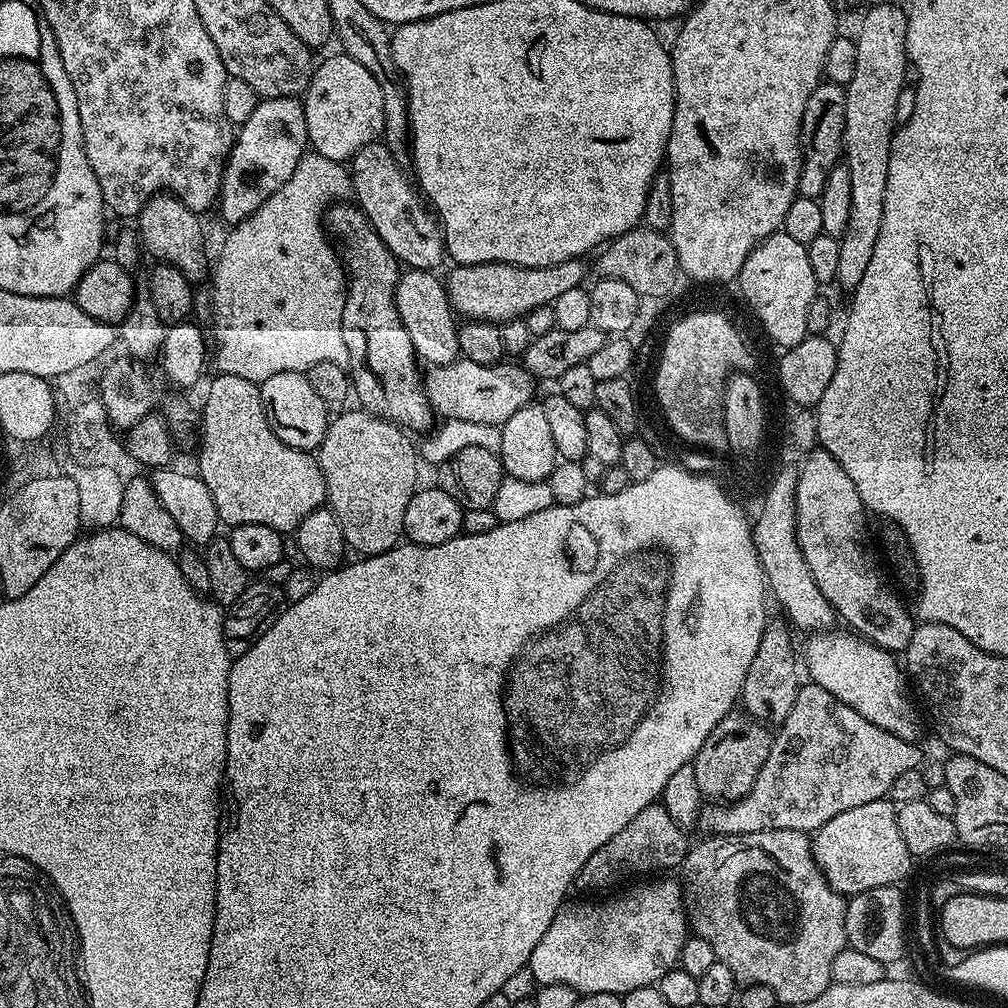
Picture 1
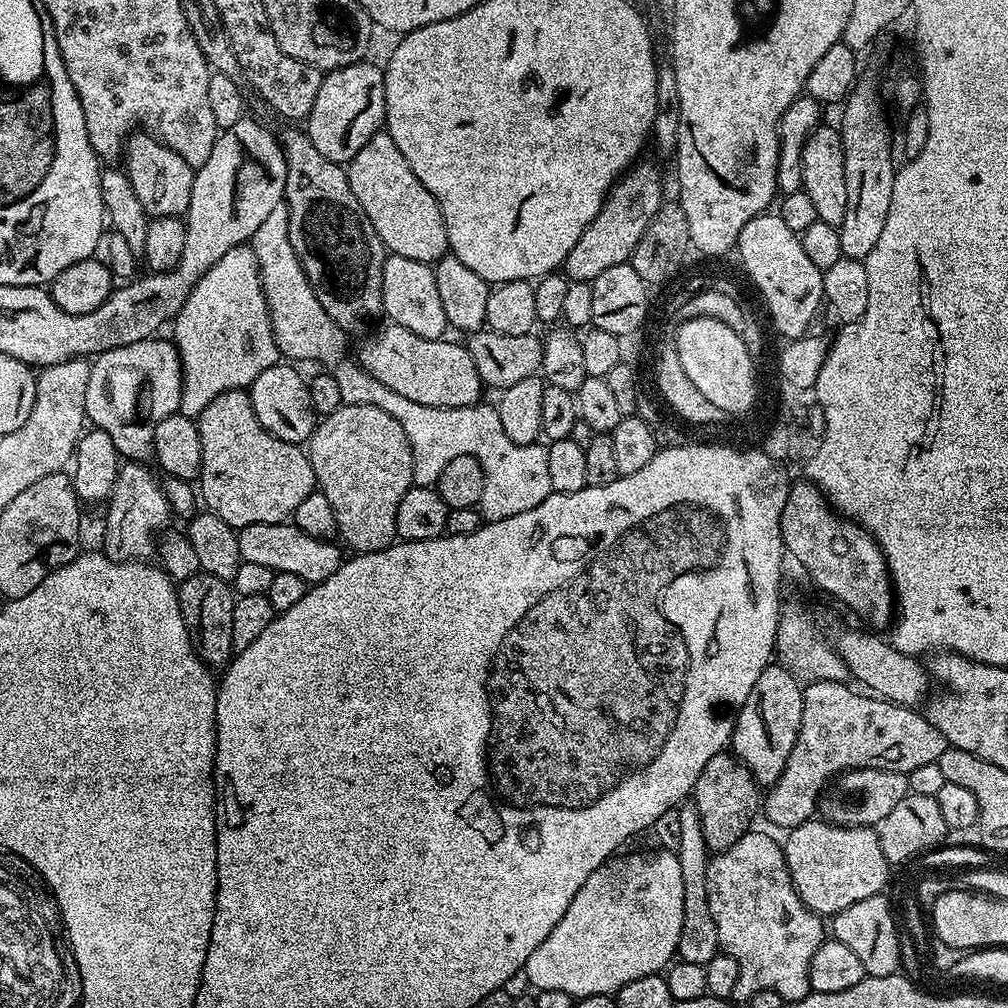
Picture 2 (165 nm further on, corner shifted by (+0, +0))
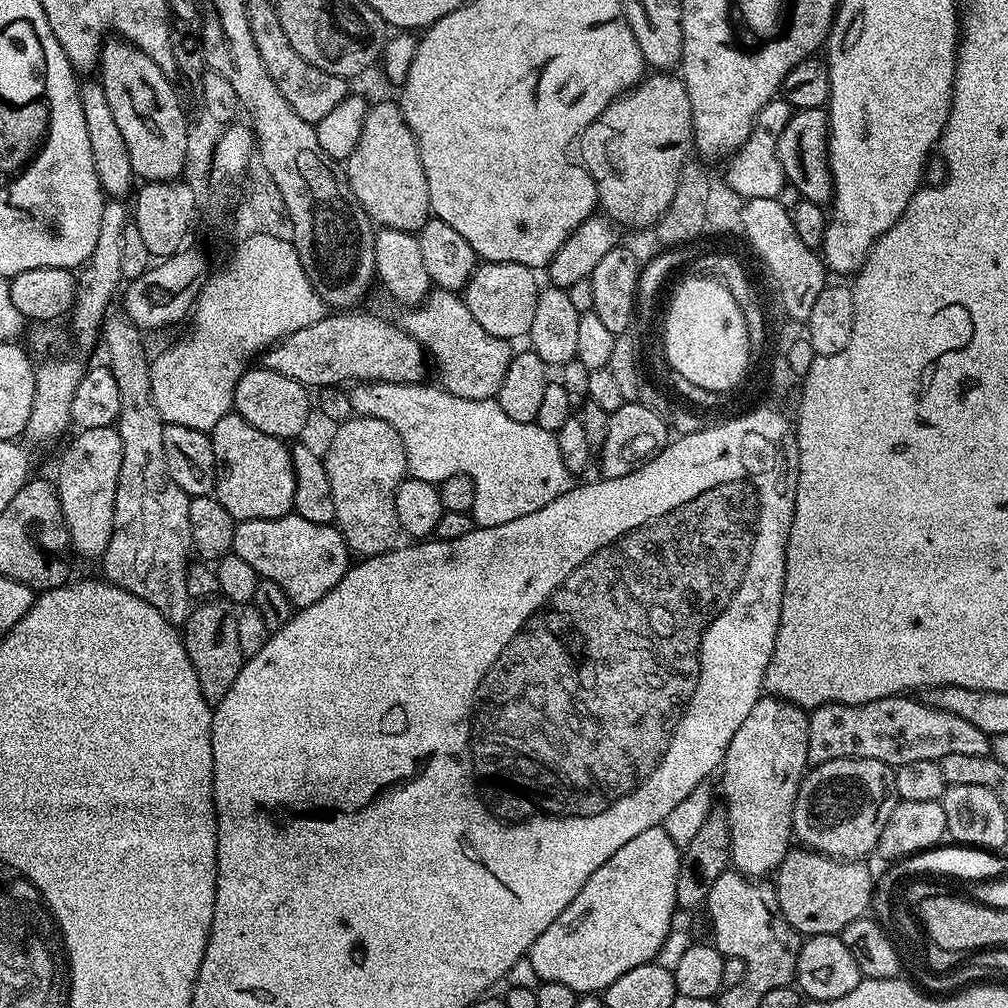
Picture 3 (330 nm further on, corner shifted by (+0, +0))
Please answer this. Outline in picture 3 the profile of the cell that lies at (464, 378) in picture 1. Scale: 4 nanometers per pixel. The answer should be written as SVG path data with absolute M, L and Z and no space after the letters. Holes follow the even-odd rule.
M325 314L314 326L294 330L294 334L263 353L263 367L286 374L316 390L343 385L343 380L418 384L425 379L425 349L399 323L391 324L376 316L352 315L356 314Z

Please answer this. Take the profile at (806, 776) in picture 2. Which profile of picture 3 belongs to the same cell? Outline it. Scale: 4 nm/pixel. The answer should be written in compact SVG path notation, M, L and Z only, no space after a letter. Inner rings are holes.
M901 694L887 696L865 704L823 704L820 708L811 709L808 717L808 762L809 765L825 764L831 760L877 760L890 765L906 762L926 762L946 758L946 754L978 754L987 756L990 752L990 738L978 726L958 718L958 714L938 710L927 702L919 704L911 700L911 695Z

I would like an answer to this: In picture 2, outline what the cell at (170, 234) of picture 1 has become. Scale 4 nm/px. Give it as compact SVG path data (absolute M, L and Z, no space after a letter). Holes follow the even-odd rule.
M136 134L129 139L123 153L123 167L138 201L145 208L149 218L157 216L183 217L190 206L190 190L194 186L196 173L184 158L170 146L151 134Z

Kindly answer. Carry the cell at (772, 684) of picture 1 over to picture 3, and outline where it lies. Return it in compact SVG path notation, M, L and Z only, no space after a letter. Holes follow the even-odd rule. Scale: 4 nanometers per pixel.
M771 694L761 695L760 701L746 714L742 726L738 726L738 734L730 738L730 746L724 755L722 773L724 772L724 800L730 826L730 842L732 843L731 867L744 875L768 878L780 867L782 858L790 851L793 843L792 811L796 805L796 795L800 789L800 781L806 775L808 762L808 717L809 713L781 700Z

